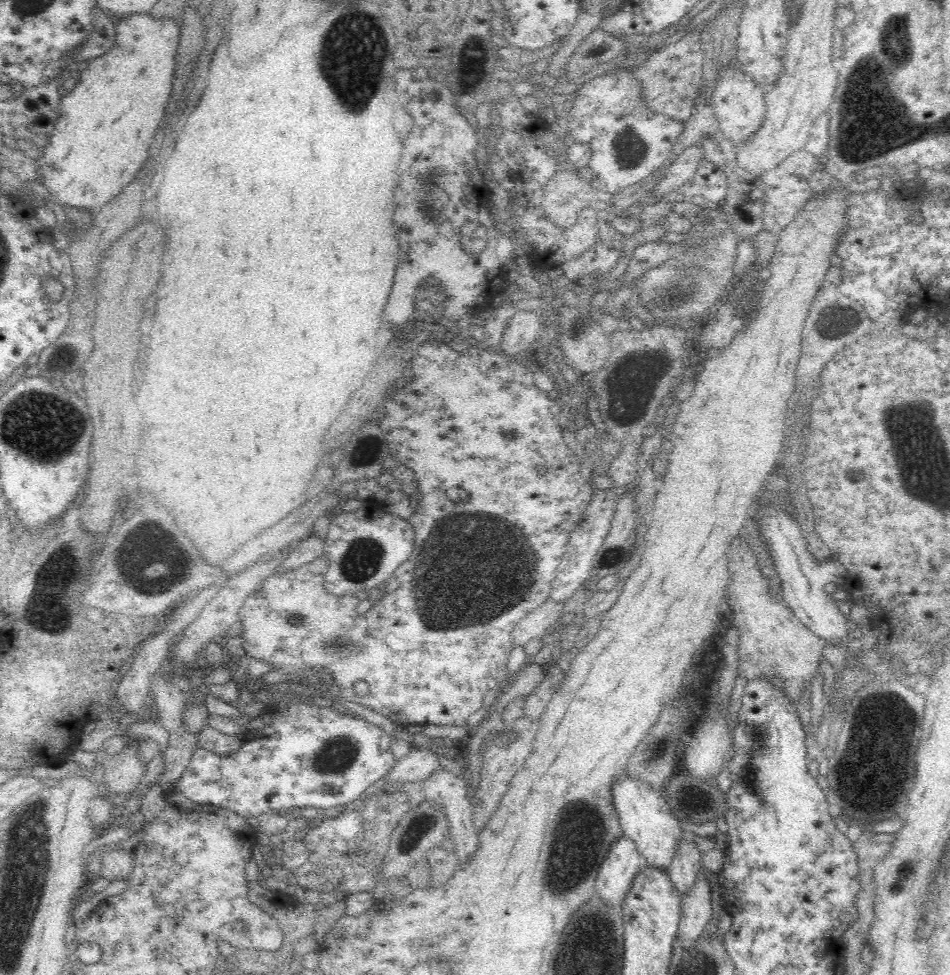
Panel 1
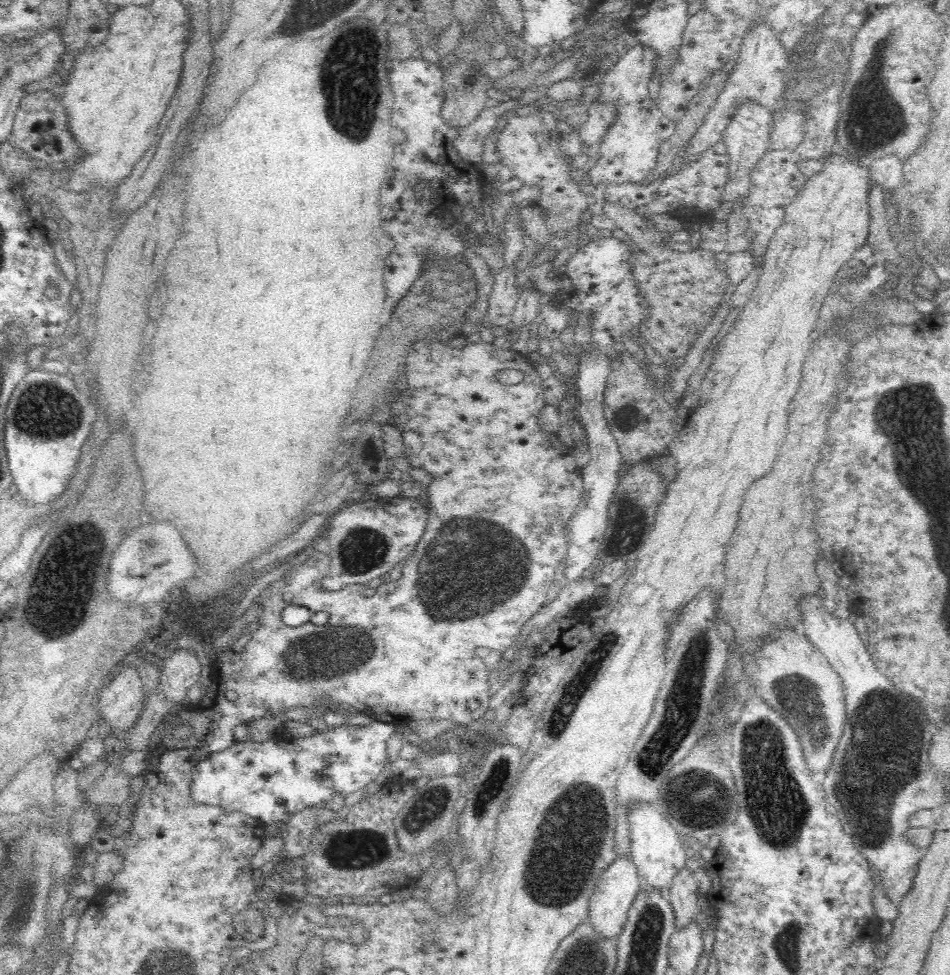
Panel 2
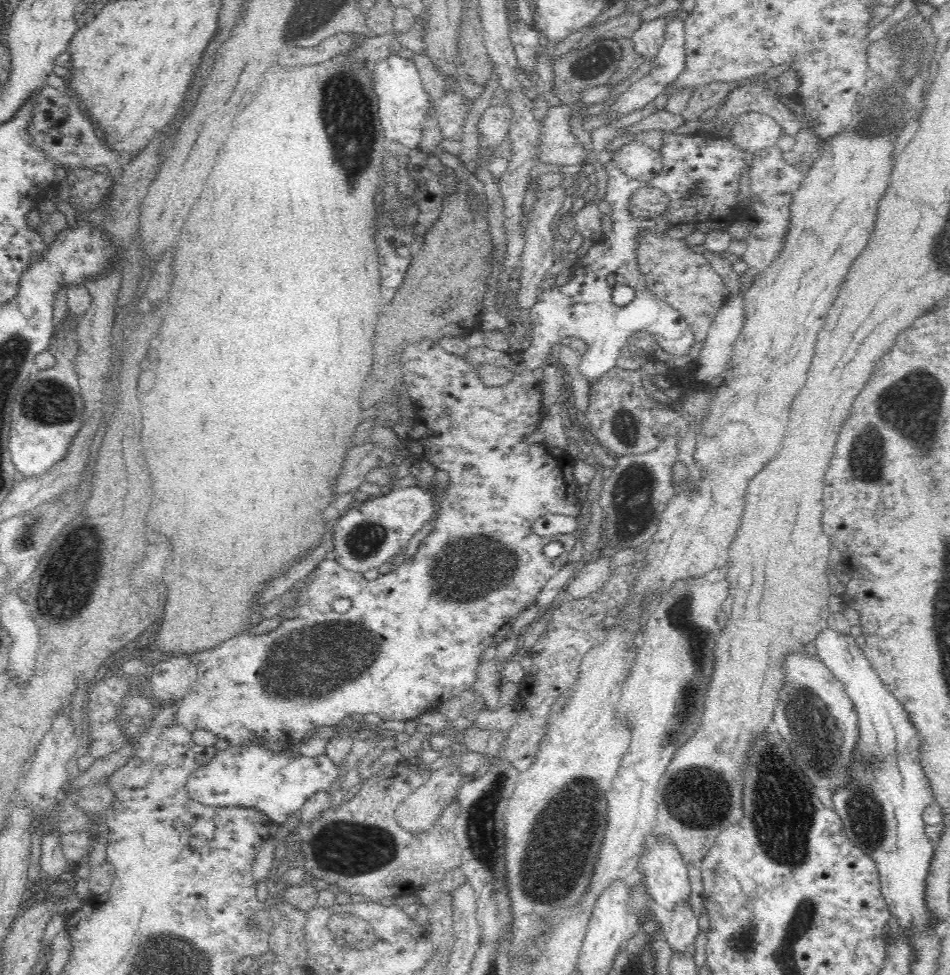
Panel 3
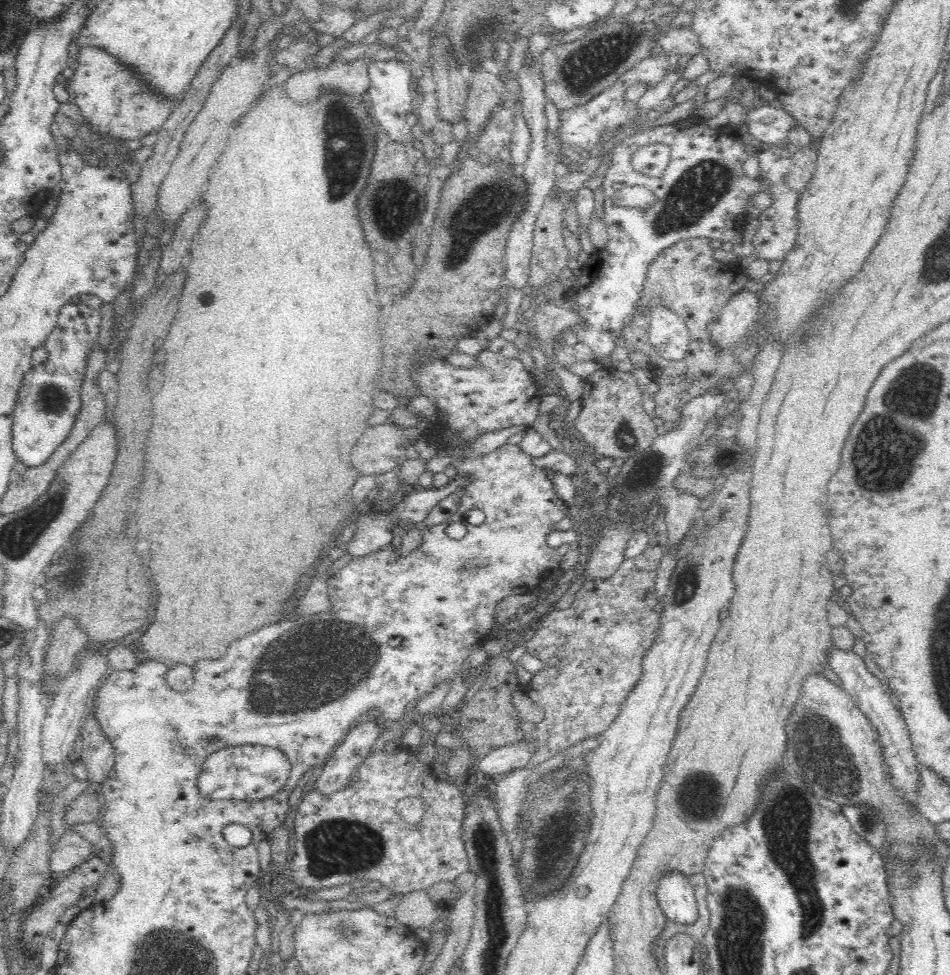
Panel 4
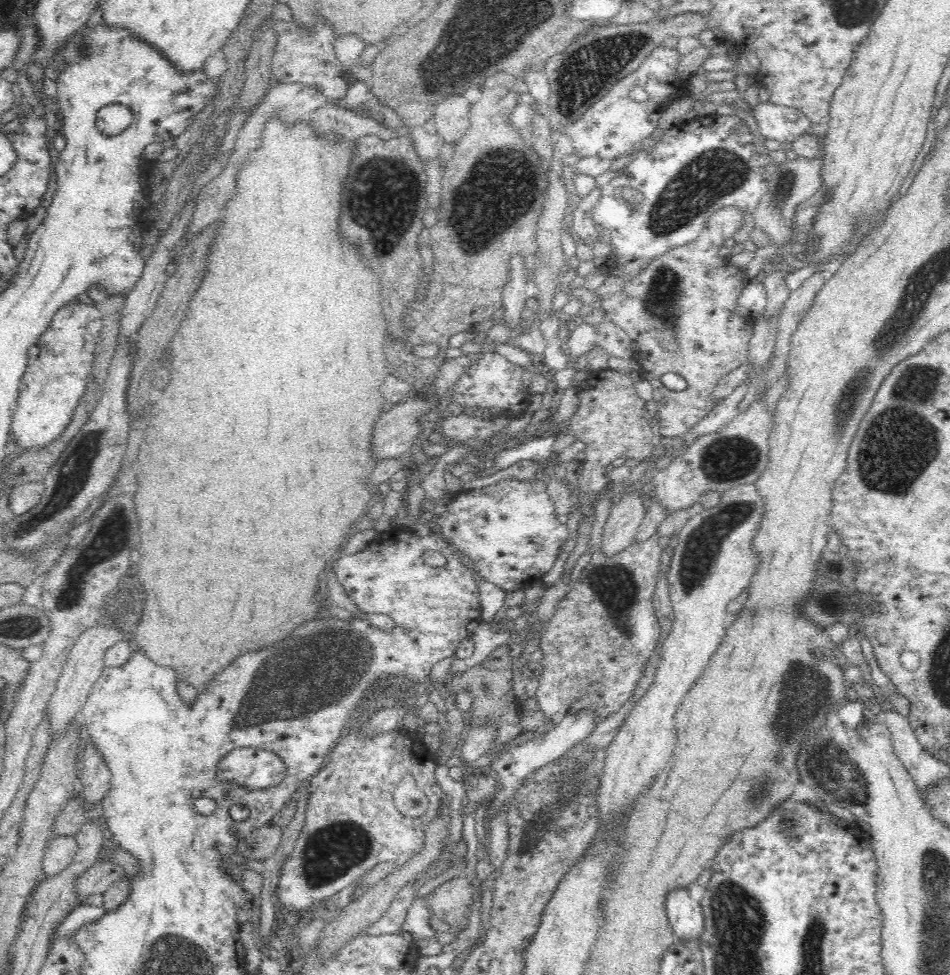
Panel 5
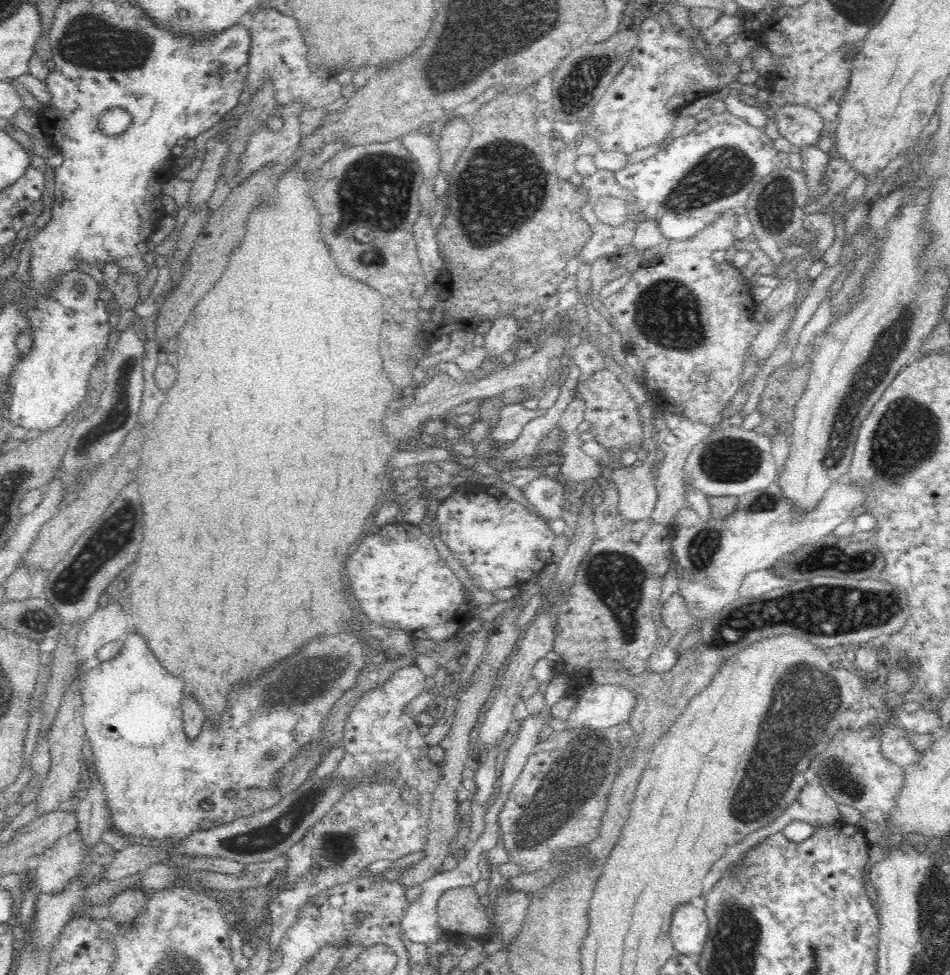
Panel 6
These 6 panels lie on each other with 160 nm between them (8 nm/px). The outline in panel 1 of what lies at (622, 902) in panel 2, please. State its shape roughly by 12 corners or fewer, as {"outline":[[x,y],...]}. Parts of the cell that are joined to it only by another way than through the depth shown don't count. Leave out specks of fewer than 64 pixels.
{"outline":[[620,836],[600,867],[597,898],[622,907],[644,865],[636,844]]}

